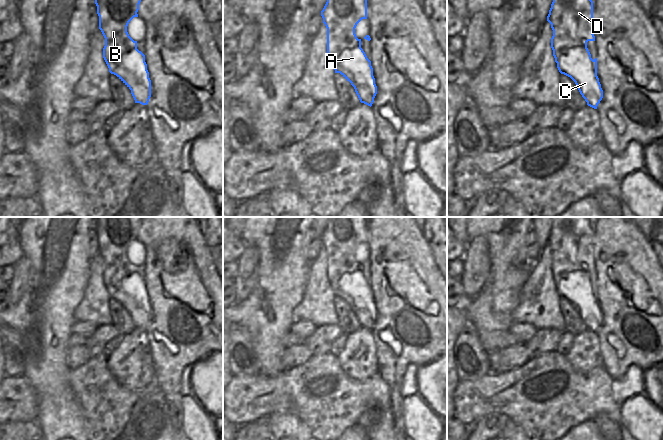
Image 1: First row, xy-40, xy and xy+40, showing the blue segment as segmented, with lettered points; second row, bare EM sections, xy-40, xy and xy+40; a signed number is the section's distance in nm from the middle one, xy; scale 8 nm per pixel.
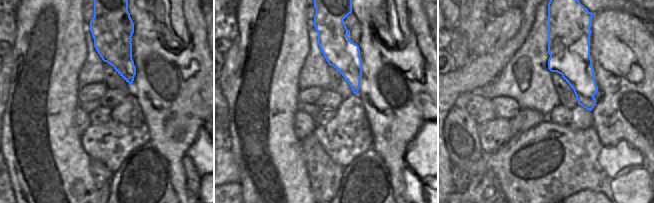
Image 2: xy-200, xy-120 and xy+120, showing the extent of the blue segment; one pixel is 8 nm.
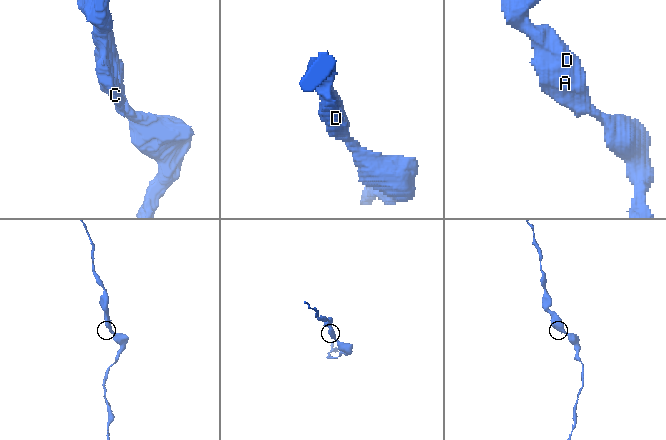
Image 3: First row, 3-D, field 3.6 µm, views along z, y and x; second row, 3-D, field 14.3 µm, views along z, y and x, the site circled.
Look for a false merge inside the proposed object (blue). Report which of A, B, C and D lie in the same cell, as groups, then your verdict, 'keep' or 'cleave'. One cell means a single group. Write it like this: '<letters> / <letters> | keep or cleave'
A B C D | keep

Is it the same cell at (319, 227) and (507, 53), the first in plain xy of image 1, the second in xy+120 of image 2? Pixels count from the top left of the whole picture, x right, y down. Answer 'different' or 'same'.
same

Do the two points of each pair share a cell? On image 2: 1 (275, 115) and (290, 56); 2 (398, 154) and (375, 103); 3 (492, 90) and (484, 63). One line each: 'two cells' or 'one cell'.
1: one cell
2: one cell
3: two cells

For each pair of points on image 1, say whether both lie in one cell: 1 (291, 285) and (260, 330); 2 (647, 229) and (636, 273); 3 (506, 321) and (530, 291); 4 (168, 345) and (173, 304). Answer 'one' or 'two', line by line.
1: one
2: two
3: two
4: one

